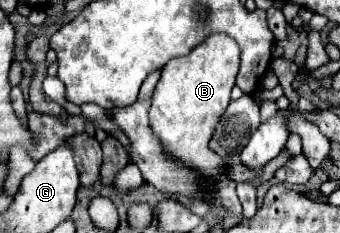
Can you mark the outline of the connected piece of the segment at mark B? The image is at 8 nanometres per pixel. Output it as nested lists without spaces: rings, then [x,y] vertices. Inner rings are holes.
[[[216,32],[206,36],[192,52],[184,58],[170,60],[160,74],[152,96],[150,122],[154,134],[160,138],[164,148],[174,154],[176,160],[188,166],[196,166],[206,178],[206,184],[222,186],[226,176],[226,160],[216,156],[208,148],[208,140],[224,112],[224,106],[230,104],[230,90],[236,84],[236,74],[240,68],[240,48],[234,38],[228,34]]]

